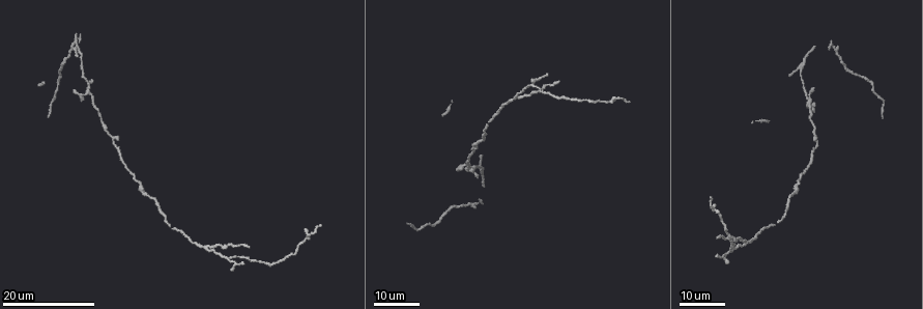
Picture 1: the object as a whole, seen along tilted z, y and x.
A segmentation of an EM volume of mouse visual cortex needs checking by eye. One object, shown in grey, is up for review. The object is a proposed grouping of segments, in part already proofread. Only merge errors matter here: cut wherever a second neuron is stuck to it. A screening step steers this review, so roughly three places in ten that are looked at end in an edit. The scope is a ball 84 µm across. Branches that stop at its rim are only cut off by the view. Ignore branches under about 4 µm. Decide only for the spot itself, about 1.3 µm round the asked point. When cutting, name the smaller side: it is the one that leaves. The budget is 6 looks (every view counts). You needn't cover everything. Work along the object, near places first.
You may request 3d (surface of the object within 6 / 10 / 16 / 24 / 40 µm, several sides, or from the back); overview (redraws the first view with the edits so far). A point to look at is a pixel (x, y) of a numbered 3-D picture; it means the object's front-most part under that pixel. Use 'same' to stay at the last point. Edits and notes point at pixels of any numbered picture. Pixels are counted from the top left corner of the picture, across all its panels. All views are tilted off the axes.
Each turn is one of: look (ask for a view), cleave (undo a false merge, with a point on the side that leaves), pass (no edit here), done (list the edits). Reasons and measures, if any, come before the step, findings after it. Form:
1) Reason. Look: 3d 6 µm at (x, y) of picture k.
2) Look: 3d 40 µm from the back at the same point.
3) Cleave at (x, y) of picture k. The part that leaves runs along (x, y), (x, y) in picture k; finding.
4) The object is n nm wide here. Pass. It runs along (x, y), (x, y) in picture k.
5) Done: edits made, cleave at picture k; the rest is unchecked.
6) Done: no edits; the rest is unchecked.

Look: 3d 16 µm at (809, 103) of picture 1.

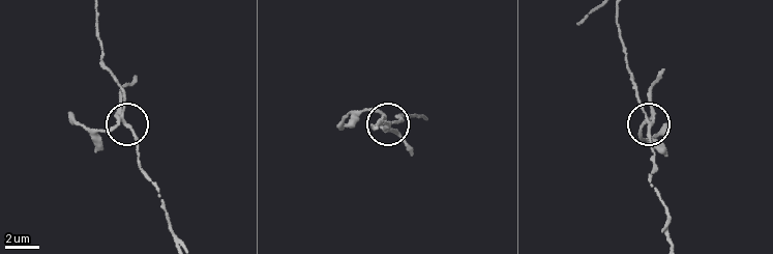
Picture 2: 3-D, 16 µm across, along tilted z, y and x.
Zoom in. Look: 3d 10 µm at (642, 122) of picture 2.

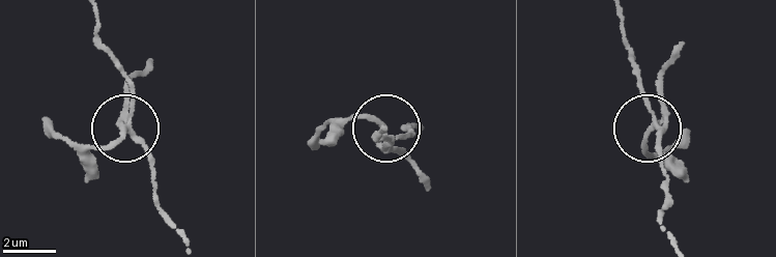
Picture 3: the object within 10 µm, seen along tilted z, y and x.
The side arm is 5 µm long. Cleave at (409, 135) of picture 3. The part that leaves runs along (658, 123), (622, 15) in picture 3; two neurons meet here.

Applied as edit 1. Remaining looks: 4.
Two arms in line, one across. Look: 3d 16 µm at (206, 249) of picture 1.

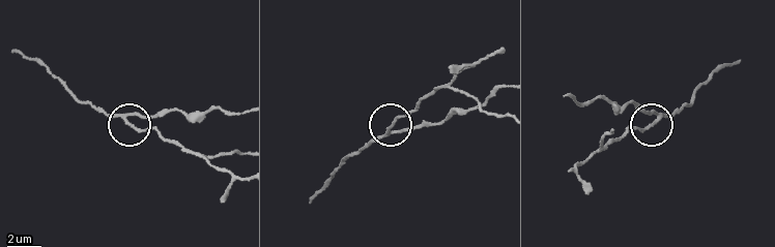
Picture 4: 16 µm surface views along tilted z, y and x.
Closer look. Look: 3d 6 µm at (655, 122) of picture 4.

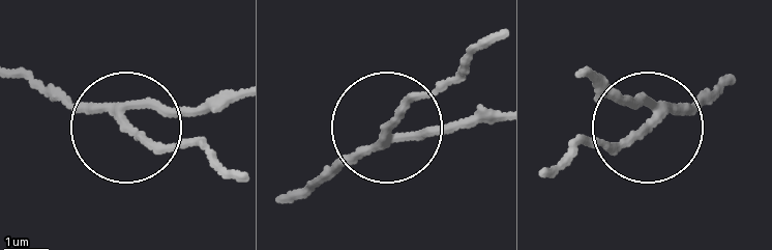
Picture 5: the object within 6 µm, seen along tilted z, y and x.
The side arm is 13 µm long; 3 arms meet here. Cleave at (181, 110) of picture 5. Two neurons meet here.

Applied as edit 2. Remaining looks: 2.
Arms part here. Look: 3d 24 µm at (531, 83) of picture 1.

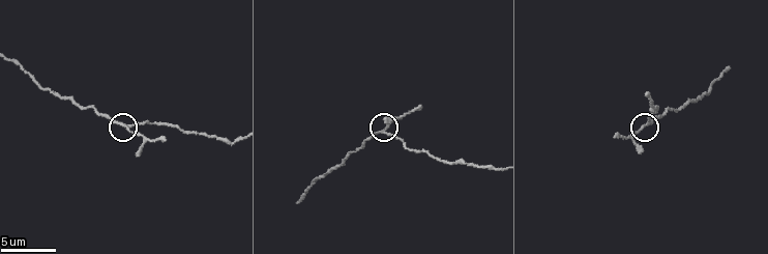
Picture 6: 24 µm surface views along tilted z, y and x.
Look: 3d 6 µm at (125, 124) of picture 6.

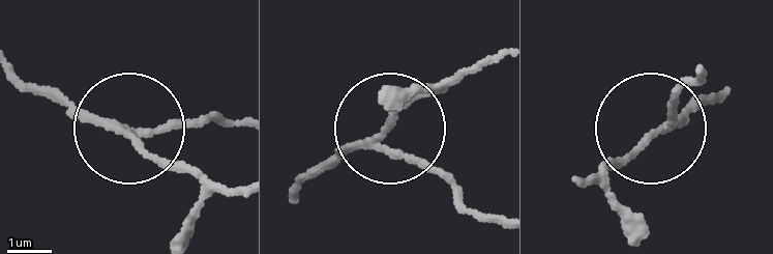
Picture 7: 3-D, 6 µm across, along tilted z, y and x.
3 arms meet here. Cleave at (178, 122) of picture 7. The part that leaves runs along (114, 121), (147, 133), (232, 119) in picture 7; two neurons meet here.

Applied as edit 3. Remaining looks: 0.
Done: edits made, cleave at picture 3, cleave at picture 5, cleave at picture 7; the rest is unchecked.

